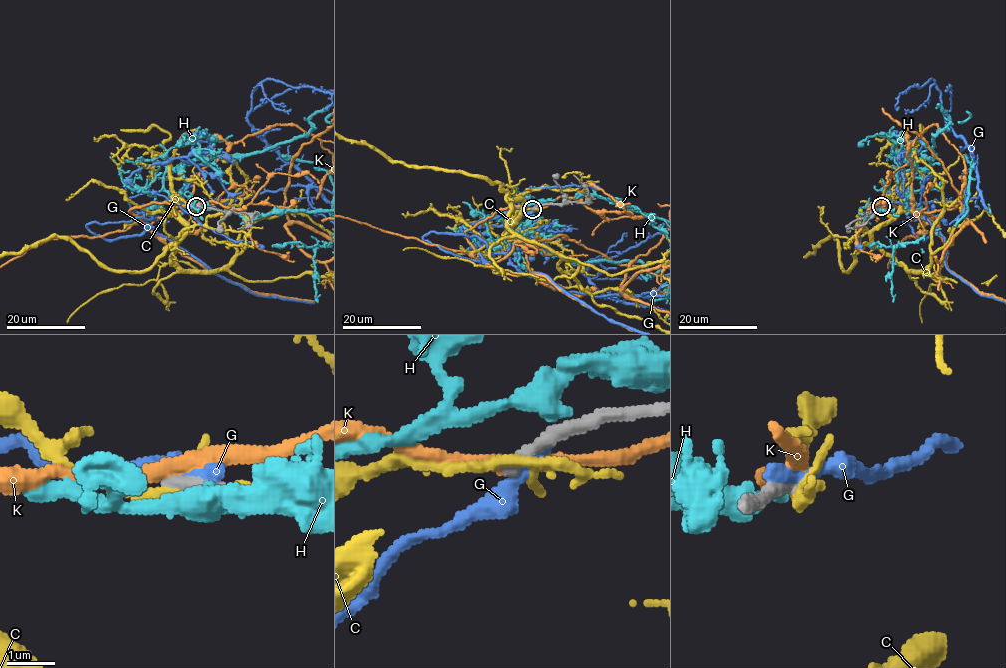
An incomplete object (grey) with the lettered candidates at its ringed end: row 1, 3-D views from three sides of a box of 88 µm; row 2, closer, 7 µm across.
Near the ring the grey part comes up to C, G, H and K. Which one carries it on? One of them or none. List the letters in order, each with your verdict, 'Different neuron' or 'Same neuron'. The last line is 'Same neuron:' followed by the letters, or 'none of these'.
C: Different neuron
G: Different neuron
H: Different neuron
K: Different neuron
Same neuron: none of these

